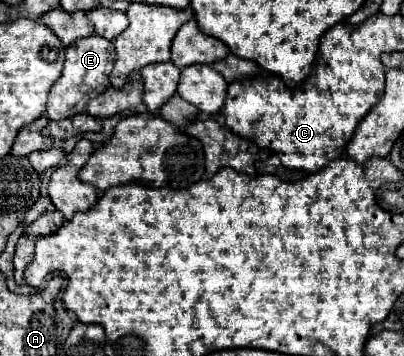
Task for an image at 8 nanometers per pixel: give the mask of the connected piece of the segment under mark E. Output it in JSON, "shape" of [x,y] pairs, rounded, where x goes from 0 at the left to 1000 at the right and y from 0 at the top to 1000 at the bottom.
{"shape":[[[228,96],[228,101],[213,101],[213,107],[178,118],[163,135],[153,213],[124,247],[114,326],[124,337],[158,337],[158,331],[178,331],[178,326],[208,315],[218,281],[243,270],[248,258],[257,258],[272,242],[267,213],[277,202],[277,185],[282,185],[282,129],[272,112],[262,112],[243,96]]]}

